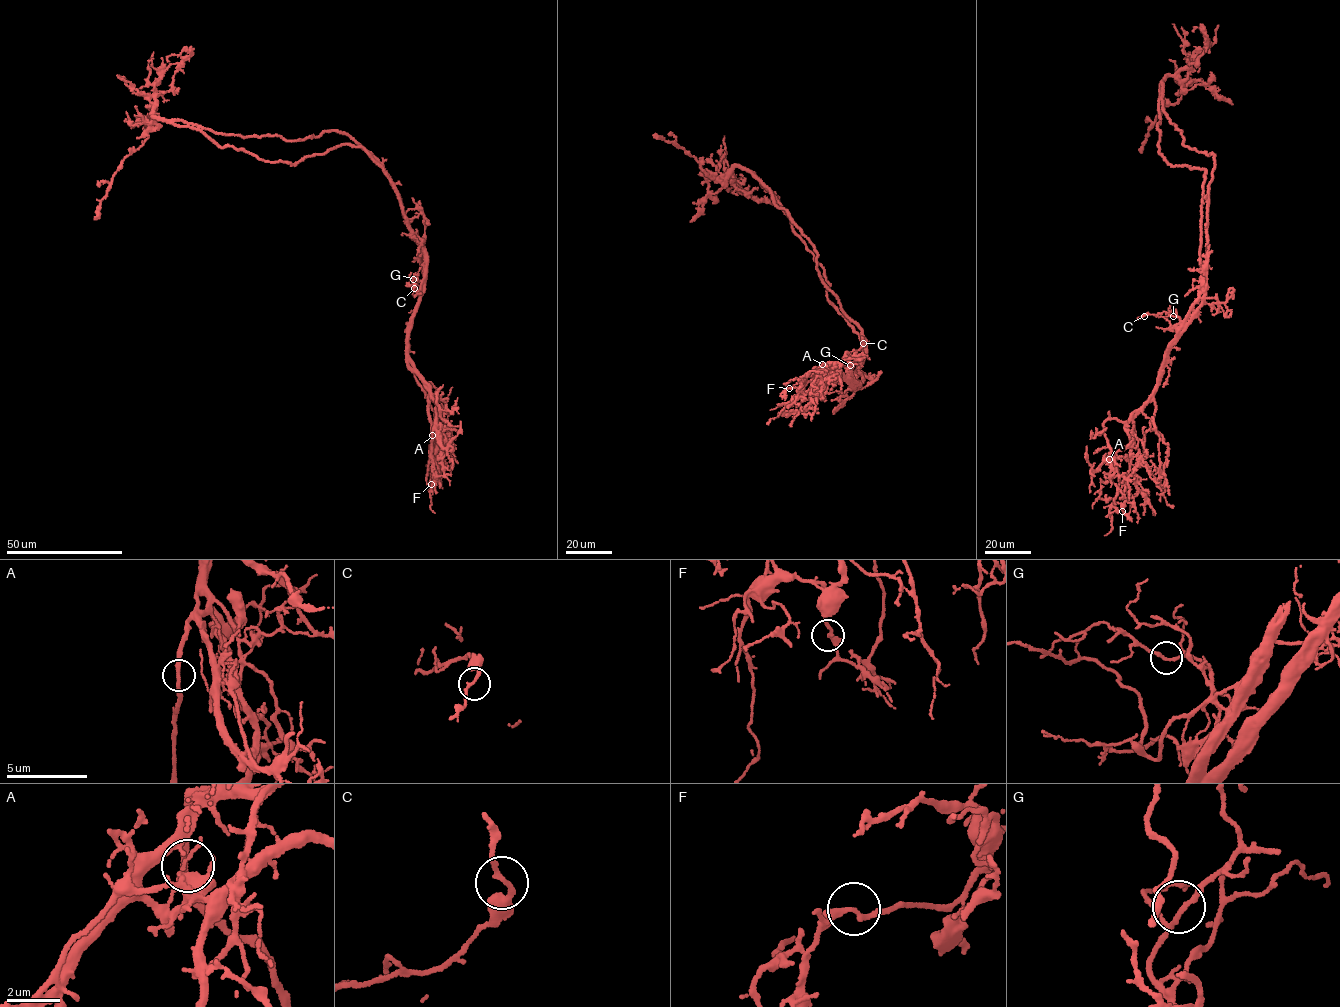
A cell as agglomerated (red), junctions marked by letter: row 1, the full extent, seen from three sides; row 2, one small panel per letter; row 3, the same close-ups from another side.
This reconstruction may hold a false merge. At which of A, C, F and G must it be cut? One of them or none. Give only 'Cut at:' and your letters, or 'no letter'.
Cut at: F

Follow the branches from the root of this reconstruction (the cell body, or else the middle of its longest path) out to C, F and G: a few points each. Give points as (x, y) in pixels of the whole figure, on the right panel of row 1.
C: (1208, 195), (1207, 264), (1197, 299), (1187, 319), (1175, 329), (1163, 316), (1144, 316)
F: (1208, 195), (1203, 281), (1184, 331), (1168, 348), (1158, 385), (1133, 419), (1134, 442), (1122, 511)
G: (1208, 195), (1207, 264), (1203, 281), (1188, 316), (1181, 322), (1179, 317), (1173, 316)

